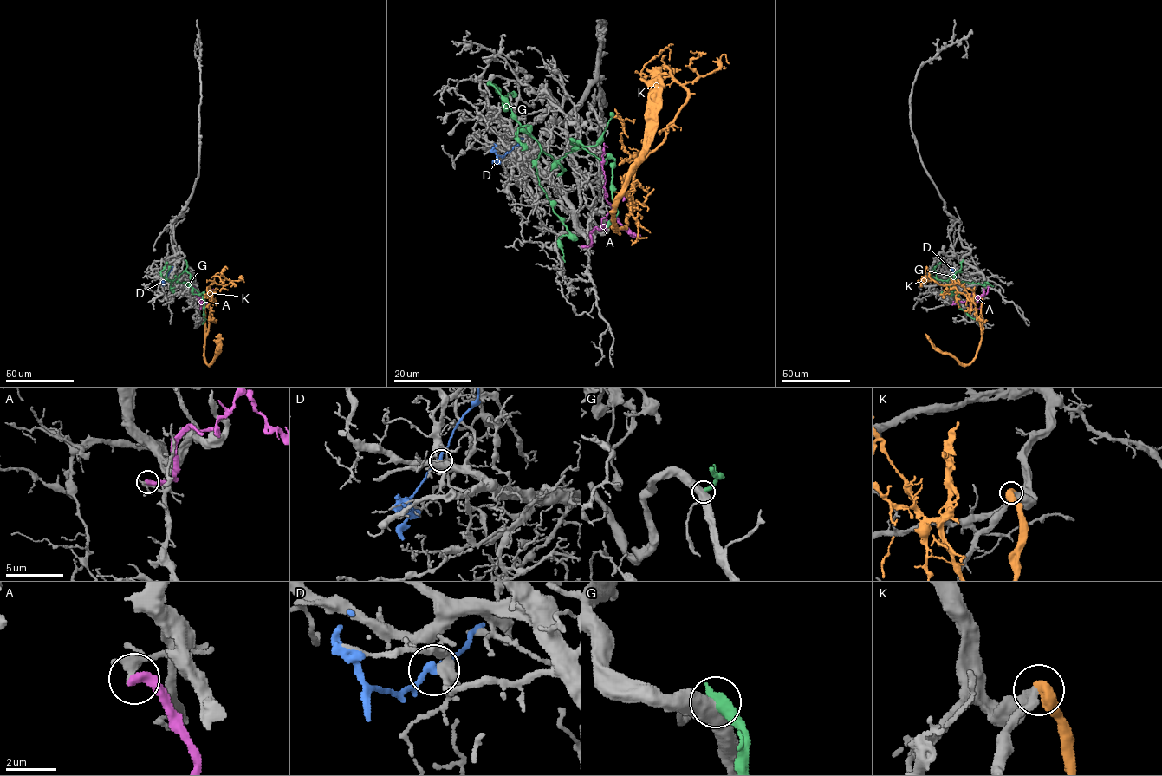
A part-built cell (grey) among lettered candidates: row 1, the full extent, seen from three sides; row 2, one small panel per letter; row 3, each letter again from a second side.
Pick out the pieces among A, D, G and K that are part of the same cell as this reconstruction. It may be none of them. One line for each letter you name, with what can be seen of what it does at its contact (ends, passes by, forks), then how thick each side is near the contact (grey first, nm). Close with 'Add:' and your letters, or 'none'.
K: it ends there; 400 nm thick on the grey side, 600 nm on the other
Add: K

